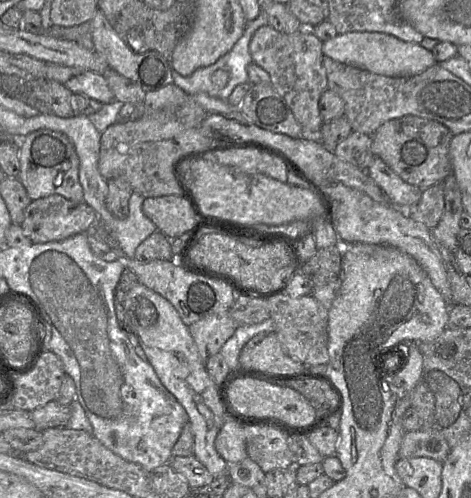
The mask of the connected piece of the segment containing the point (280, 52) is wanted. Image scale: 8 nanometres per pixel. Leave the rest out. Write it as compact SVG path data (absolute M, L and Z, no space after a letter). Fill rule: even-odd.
M267 24L261 26L254 33L249 45L252 61L269 74L271 85L288 104L303 130L304 138L317 139L317 135L324 123L319 113L319 99L328 86L323 66L324 54L322 52L322 43L309 28L303 28L294 33L284 33Z

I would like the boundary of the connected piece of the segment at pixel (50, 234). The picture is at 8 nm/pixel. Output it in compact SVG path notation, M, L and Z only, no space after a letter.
M53 194L31 201L25 209L21 227L34 244L61 241L90 230L95 221L95 214L94 209L85 202L75 203L59 194Z

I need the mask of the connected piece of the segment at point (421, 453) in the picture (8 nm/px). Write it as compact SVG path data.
M433 430L406 432L399 450L400 458L428 457L444 463L451 449L447 440Z

